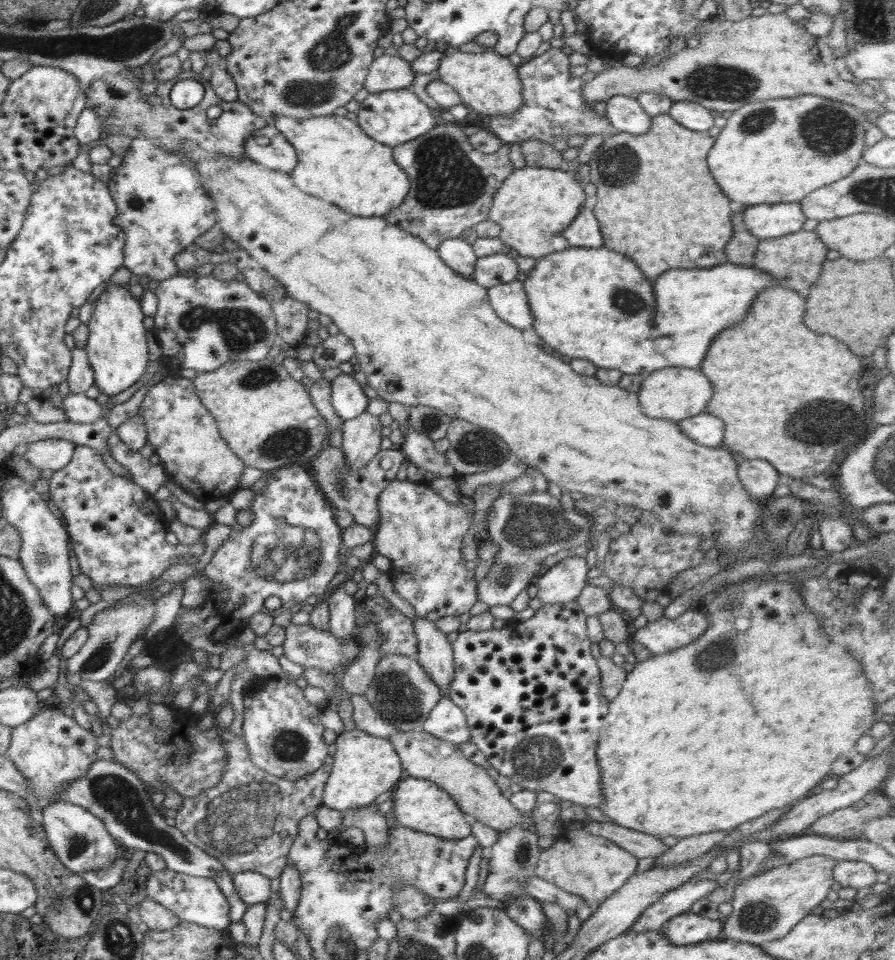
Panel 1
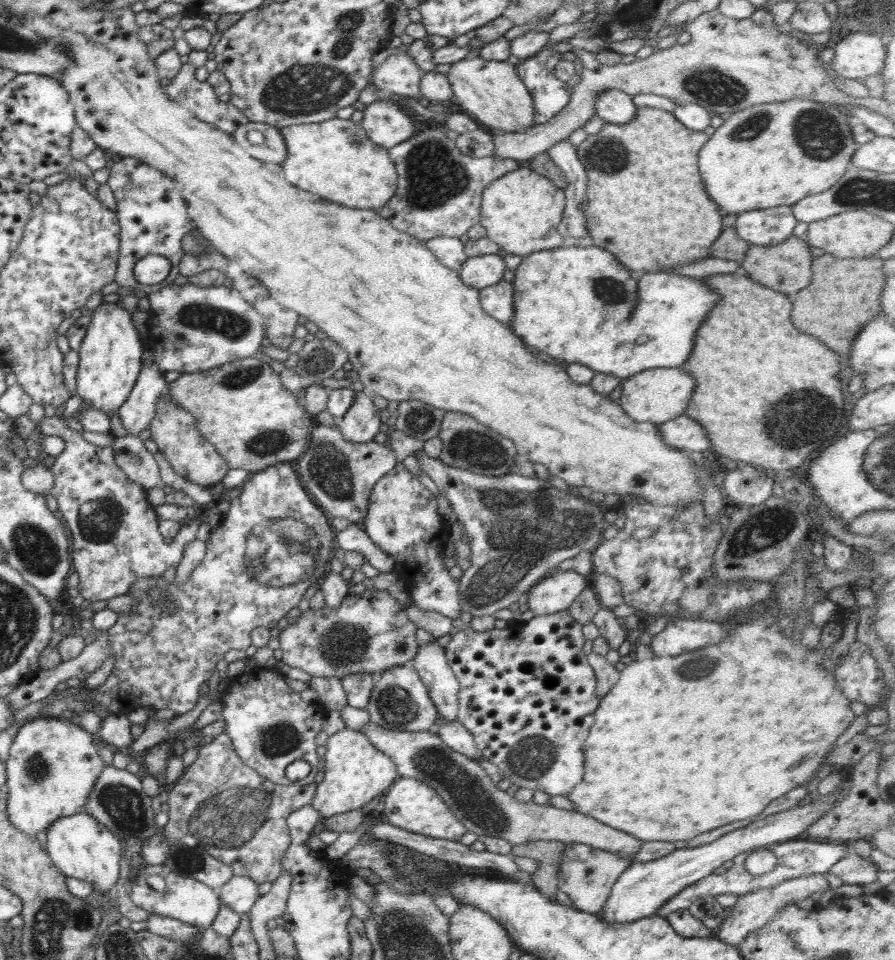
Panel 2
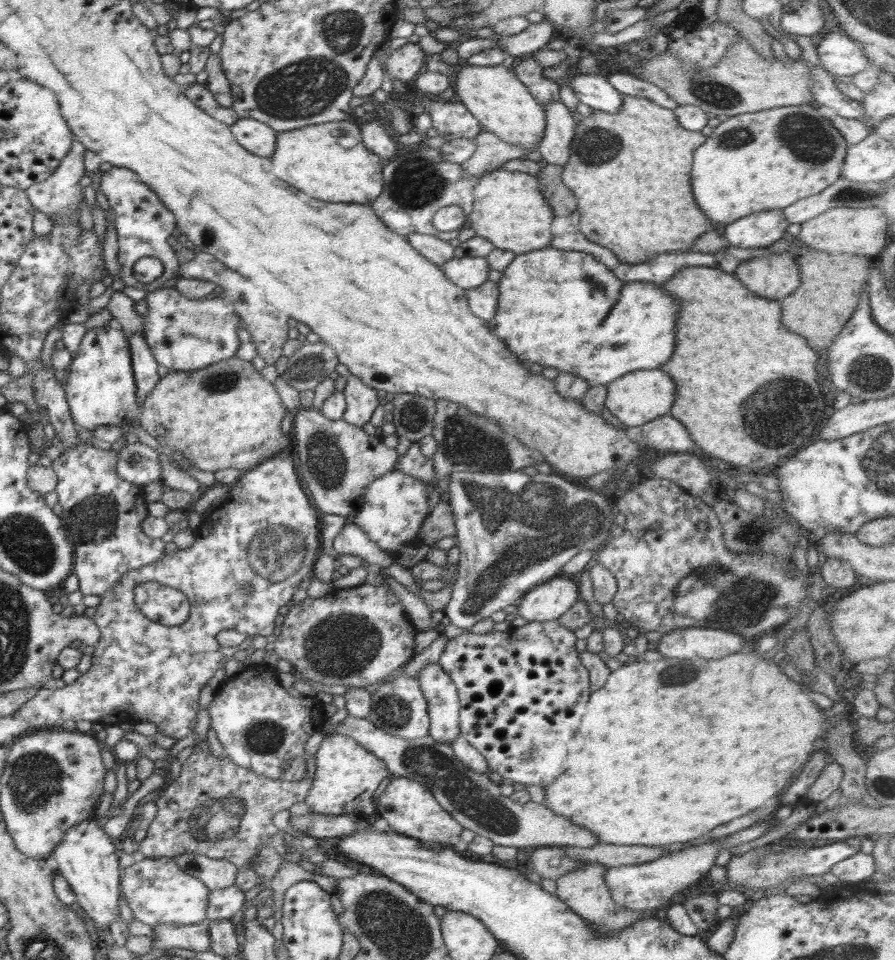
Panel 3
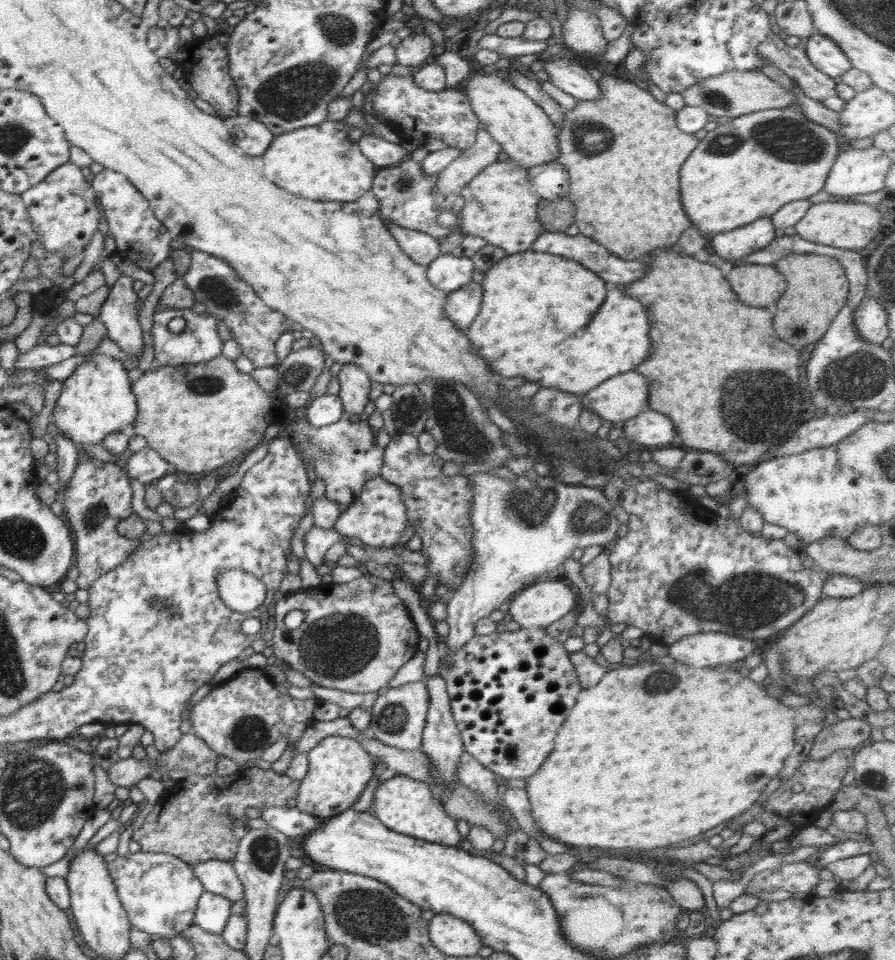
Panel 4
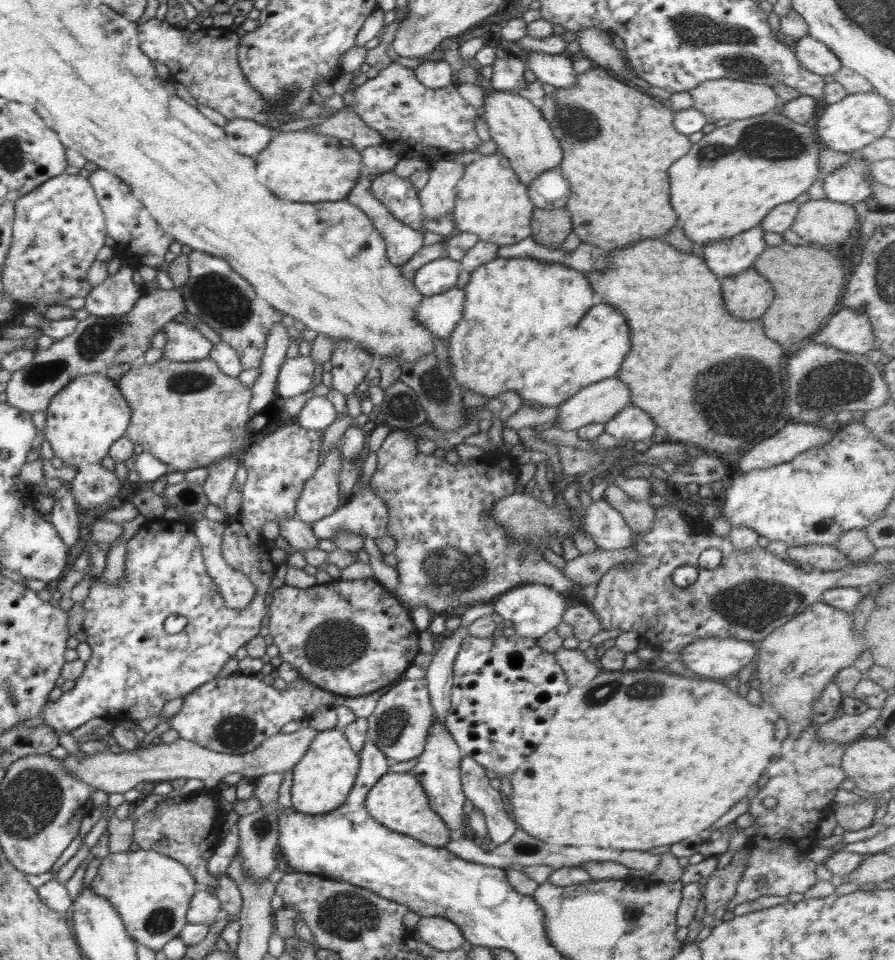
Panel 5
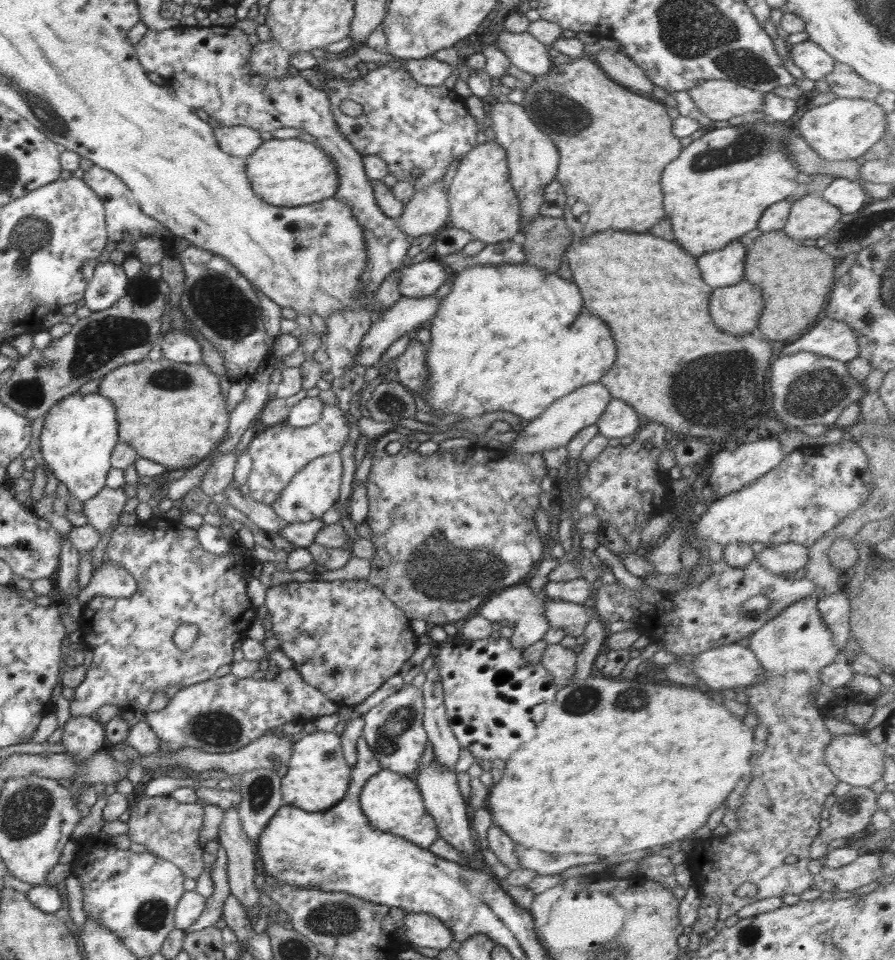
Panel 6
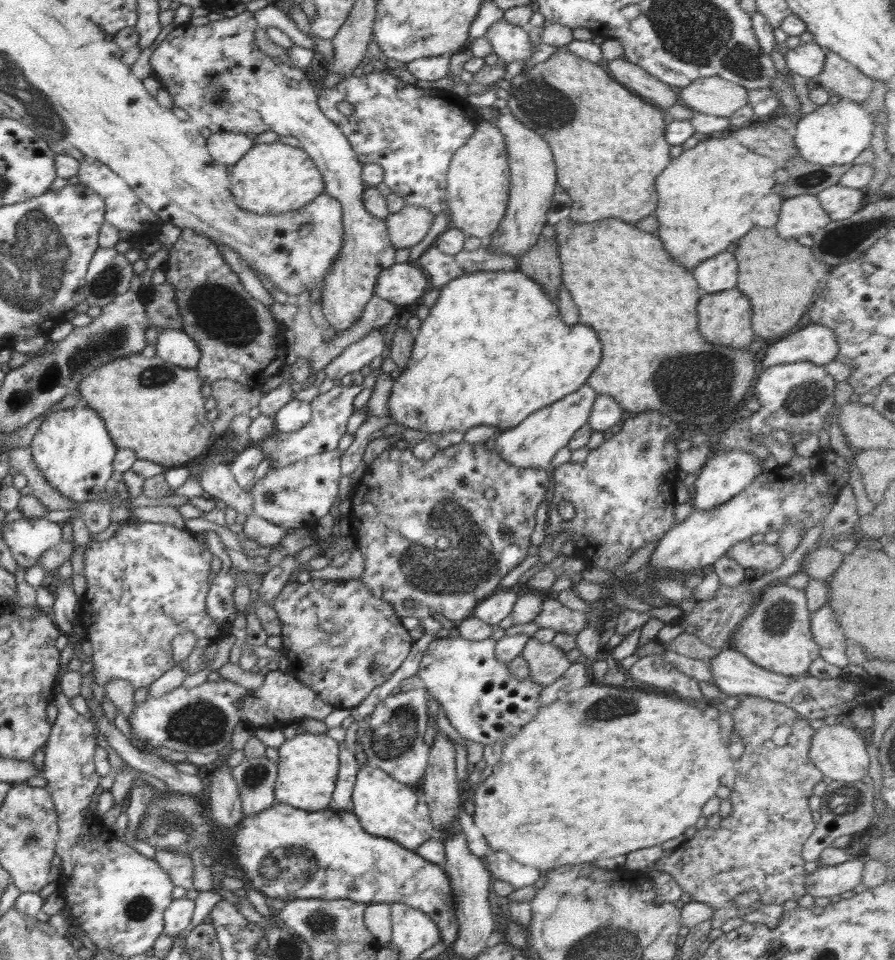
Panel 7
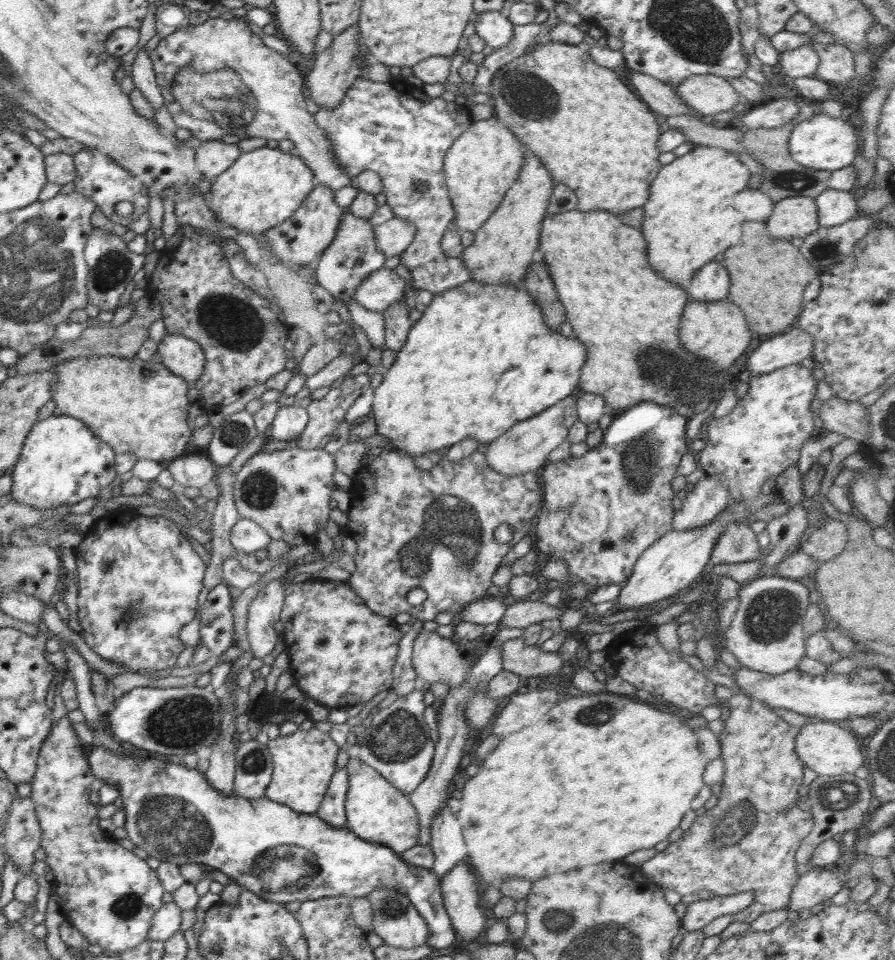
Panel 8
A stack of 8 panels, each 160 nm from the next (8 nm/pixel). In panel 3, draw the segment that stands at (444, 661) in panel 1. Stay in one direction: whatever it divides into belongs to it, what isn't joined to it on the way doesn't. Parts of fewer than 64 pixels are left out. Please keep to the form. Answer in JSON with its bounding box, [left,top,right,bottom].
[418,664,460,745]

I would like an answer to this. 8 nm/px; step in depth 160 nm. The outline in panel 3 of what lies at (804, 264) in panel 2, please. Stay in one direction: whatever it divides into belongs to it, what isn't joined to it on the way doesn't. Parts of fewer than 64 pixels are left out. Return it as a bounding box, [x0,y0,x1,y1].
[733,254,800,300]

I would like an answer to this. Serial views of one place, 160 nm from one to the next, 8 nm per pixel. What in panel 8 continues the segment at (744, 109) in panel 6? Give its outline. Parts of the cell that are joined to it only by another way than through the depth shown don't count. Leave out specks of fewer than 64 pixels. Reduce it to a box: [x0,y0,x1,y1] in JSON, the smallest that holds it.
[674,75,739,120]

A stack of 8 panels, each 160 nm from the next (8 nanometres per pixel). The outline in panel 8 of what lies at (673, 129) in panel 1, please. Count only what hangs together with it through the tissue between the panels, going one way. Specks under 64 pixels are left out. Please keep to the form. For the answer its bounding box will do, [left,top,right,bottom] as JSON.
[489,39,662,215]

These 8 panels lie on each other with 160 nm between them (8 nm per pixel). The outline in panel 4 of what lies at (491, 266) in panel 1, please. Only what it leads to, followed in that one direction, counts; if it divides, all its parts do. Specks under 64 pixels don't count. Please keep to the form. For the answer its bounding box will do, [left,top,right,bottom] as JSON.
[426,254,475,292]

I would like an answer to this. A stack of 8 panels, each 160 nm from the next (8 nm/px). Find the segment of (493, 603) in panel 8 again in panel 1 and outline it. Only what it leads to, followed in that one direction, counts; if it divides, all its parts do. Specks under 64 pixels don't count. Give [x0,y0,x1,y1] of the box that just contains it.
[534,556,588,604]

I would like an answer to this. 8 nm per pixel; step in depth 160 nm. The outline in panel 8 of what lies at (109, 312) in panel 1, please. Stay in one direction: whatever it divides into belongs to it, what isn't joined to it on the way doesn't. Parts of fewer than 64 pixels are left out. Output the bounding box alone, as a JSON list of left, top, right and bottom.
[12,414,116,510]

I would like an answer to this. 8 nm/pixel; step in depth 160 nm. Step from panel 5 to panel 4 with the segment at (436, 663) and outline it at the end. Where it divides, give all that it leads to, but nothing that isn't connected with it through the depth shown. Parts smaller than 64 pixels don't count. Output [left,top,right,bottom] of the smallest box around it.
[442,473,621,652]

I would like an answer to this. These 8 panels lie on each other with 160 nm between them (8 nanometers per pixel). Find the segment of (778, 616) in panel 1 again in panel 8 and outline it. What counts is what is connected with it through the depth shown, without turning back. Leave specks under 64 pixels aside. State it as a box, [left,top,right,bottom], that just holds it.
[455,691,706,889]

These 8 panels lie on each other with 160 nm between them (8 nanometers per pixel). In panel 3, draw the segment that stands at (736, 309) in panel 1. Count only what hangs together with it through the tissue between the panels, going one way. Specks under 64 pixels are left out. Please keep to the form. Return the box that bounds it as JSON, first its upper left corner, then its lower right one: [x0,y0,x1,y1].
[487,246,679,386]

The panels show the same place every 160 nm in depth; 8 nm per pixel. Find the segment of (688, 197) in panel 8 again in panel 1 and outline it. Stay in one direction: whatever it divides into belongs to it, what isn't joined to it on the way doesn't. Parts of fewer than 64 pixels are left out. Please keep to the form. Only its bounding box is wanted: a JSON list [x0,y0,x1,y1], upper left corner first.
[706,94,869,207]

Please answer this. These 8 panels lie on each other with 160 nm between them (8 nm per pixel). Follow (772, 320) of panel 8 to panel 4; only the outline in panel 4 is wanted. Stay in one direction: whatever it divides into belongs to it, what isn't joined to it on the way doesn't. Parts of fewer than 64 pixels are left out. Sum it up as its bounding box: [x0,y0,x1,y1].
[772,253,849,349]

